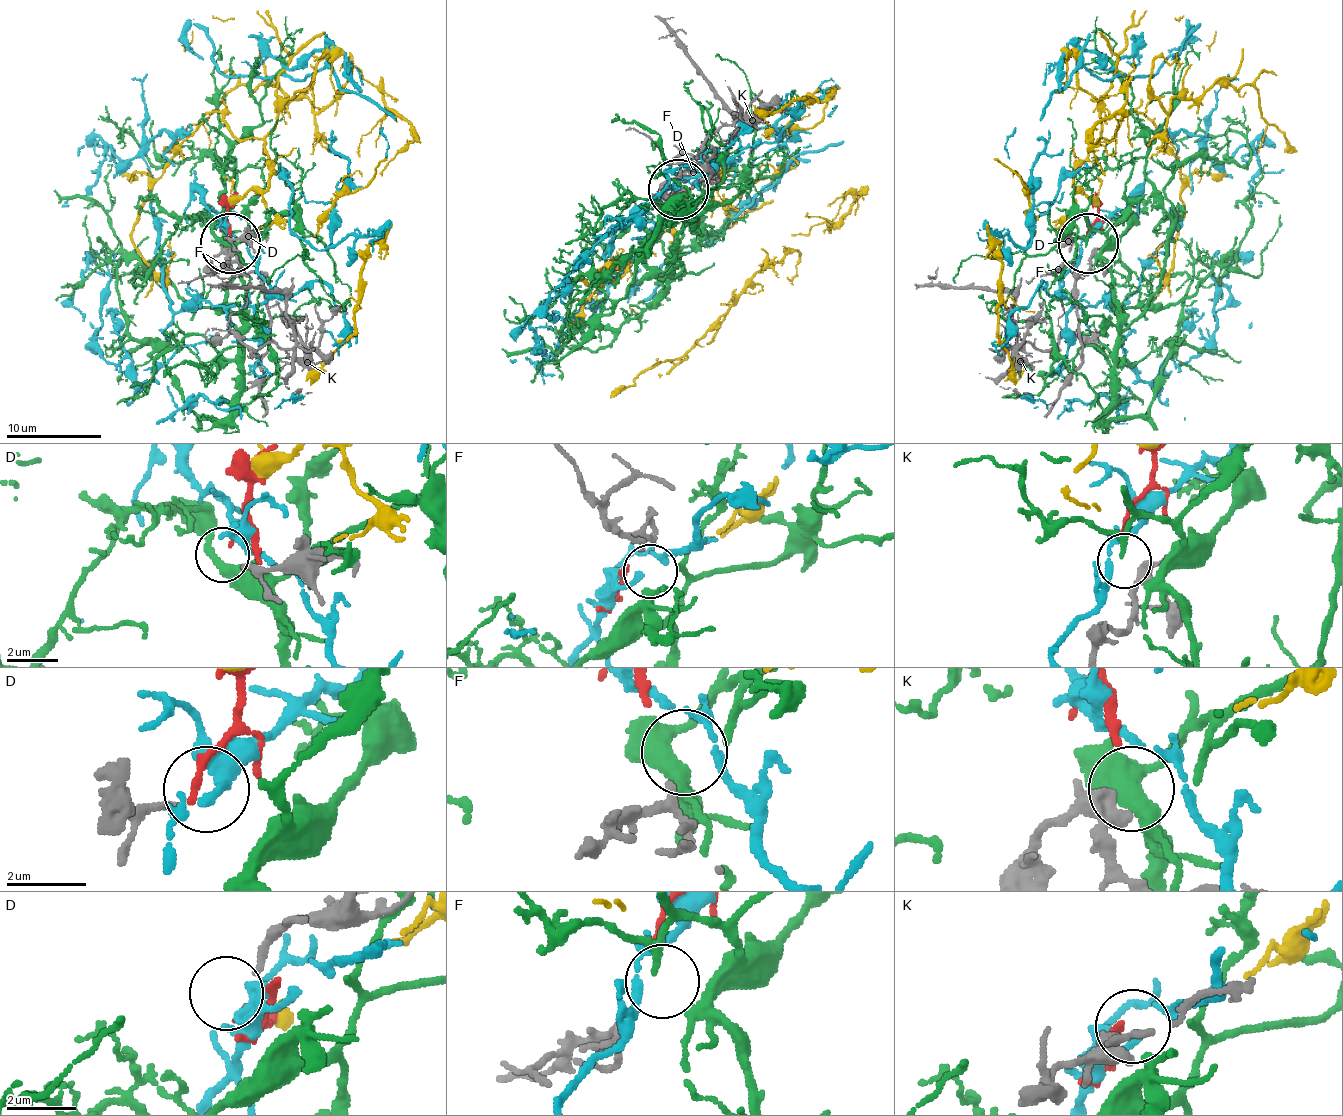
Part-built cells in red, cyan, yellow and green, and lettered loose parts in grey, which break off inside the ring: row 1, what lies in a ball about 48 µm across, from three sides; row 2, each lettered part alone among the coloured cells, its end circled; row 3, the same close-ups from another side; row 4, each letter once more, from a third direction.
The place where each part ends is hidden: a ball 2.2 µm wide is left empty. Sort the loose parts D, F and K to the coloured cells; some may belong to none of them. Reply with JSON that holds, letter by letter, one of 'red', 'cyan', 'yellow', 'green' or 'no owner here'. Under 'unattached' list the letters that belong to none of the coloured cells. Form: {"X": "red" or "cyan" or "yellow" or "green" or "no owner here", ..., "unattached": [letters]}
{"D": "no owner here", "F": "green", "K": "no owner here", "unattached": ["D", "K"]}

